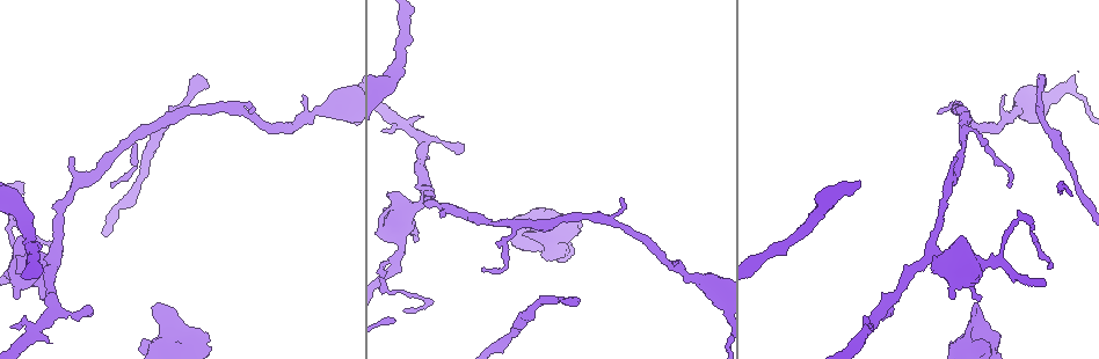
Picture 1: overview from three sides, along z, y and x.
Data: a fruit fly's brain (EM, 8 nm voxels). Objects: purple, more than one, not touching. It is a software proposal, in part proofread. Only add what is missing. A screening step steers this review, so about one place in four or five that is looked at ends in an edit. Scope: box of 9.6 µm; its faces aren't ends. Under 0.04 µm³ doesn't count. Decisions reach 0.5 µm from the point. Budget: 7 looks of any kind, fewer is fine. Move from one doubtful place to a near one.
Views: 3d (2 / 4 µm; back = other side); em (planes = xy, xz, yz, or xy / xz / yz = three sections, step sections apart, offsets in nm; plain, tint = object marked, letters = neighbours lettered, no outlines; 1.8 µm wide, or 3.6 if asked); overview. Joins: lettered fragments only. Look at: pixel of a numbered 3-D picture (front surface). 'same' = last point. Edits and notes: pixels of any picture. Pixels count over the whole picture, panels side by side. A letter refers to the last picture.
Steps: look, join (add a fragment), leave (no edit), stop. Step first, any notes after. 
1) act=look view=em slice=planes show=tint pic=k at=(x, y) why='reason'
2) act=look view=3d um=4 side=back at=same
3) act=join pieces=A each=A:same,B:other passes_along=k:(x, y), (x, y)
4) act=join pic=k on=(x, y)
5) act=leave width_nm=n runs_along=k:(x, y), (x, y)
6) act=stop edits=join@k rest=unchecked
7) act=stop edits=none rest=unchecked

act=look view=3d um=2 side=back pic=1 at=(525, 233) why='an open end'

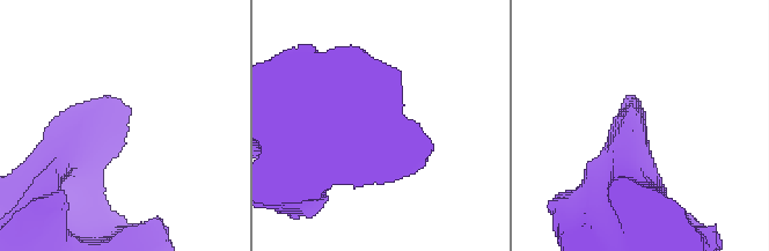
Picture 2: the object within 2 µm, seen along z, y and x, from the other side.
act=look view=em slice=planes show=letters pic=2 at=(633, 104)

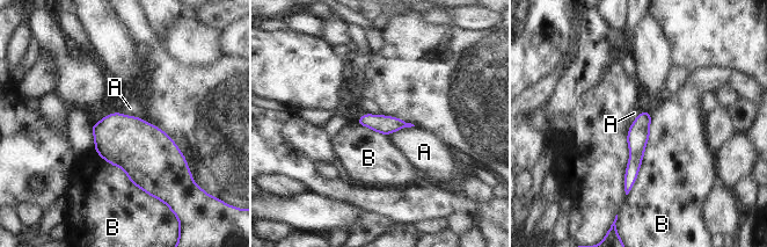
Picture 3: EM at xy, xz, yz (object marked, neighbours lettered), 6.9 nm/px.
act=leave each=A:other,B:other border=3:(414, 125), (401, 128), (387, 136) found='none of them fits'

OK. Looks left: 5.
act=look view=em slice=planes show=letters pic=1 at=(112, 186) why='tapers out'

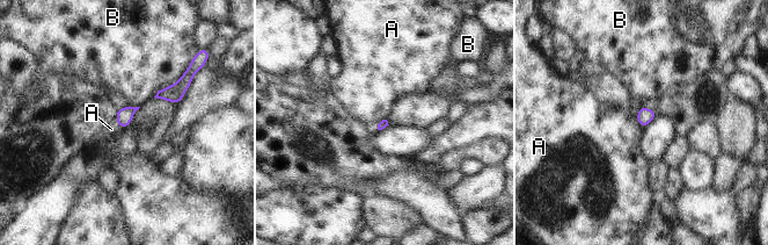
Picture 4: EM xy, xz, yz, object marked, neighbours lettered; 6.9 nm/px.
act=leave each=A:other,B:other border=4:(386, 119), (378, 124), (377, 129) found='no lettered fragment goes on from it'

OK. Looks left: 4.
act=look view=em slice=planes show=letters pic=1 at=(1042, 80) why='branch stops here'

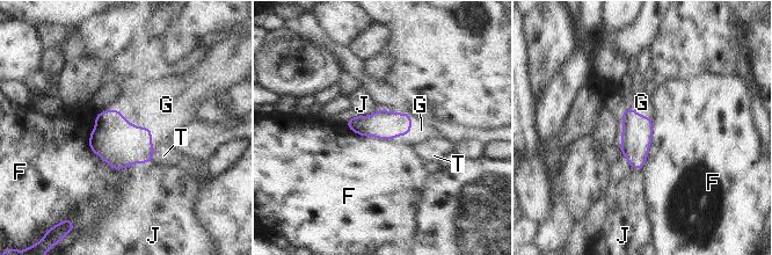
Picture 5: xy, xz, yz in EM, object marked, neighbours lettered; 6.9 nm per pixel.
act=join pieces=G each=F:other,G:same,J:other,T:other passes_along=5:(119, 144), (139, 126), (166, 104) found='the neuron continues'

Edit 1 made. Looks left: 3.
act=stop edits=join@5 rest=unchecked

